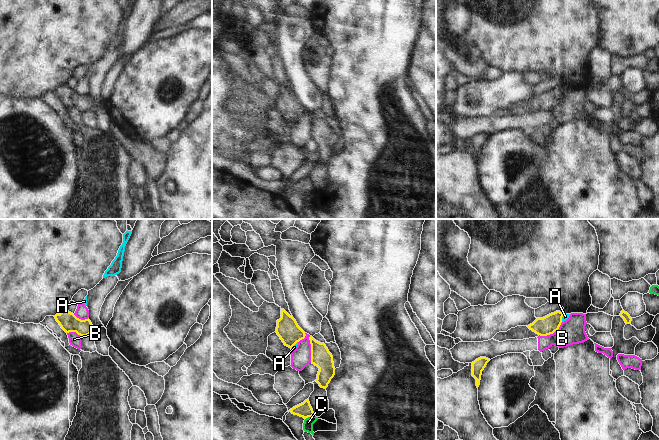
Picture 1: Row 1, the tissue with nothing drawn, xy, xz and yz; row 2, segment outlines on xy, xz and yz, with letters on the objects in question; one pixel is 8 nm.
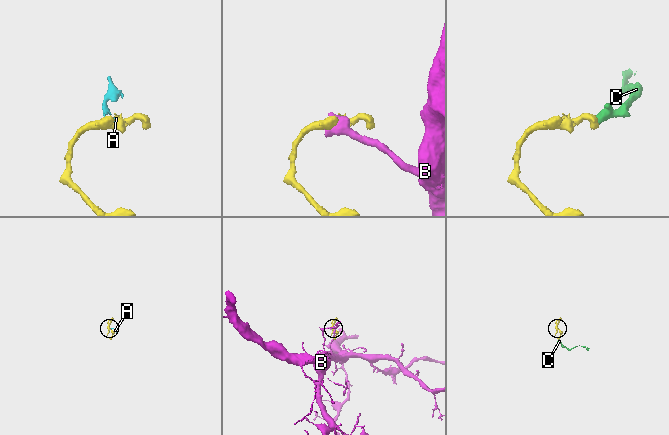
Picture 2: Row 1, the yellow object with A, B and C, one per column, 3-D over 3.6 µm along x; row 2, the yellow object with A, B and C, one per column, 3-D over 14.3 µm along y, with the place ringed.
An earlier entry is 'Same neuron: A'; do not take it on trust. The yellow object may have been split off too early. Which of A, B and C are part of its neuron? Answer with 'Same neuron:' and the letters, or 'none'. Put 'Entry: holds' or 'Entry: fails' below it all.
Same neuron: none.
Entry: fails

